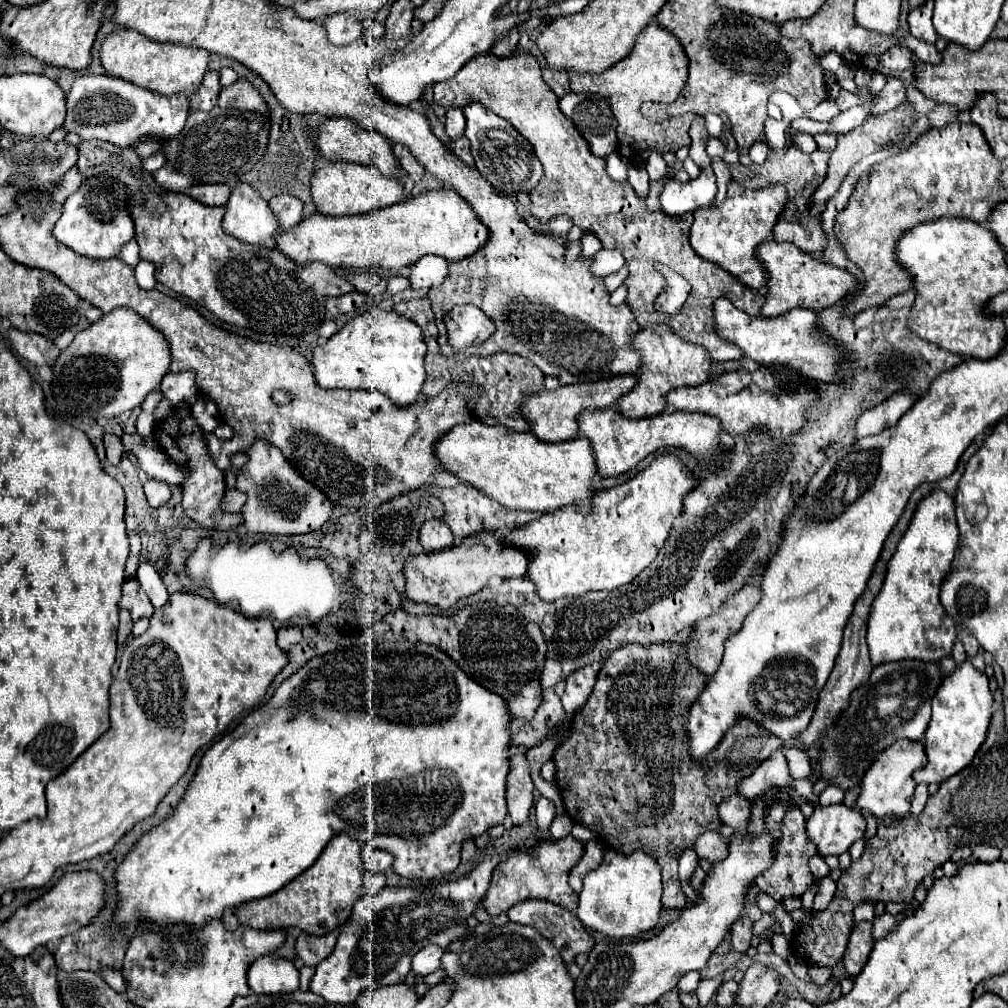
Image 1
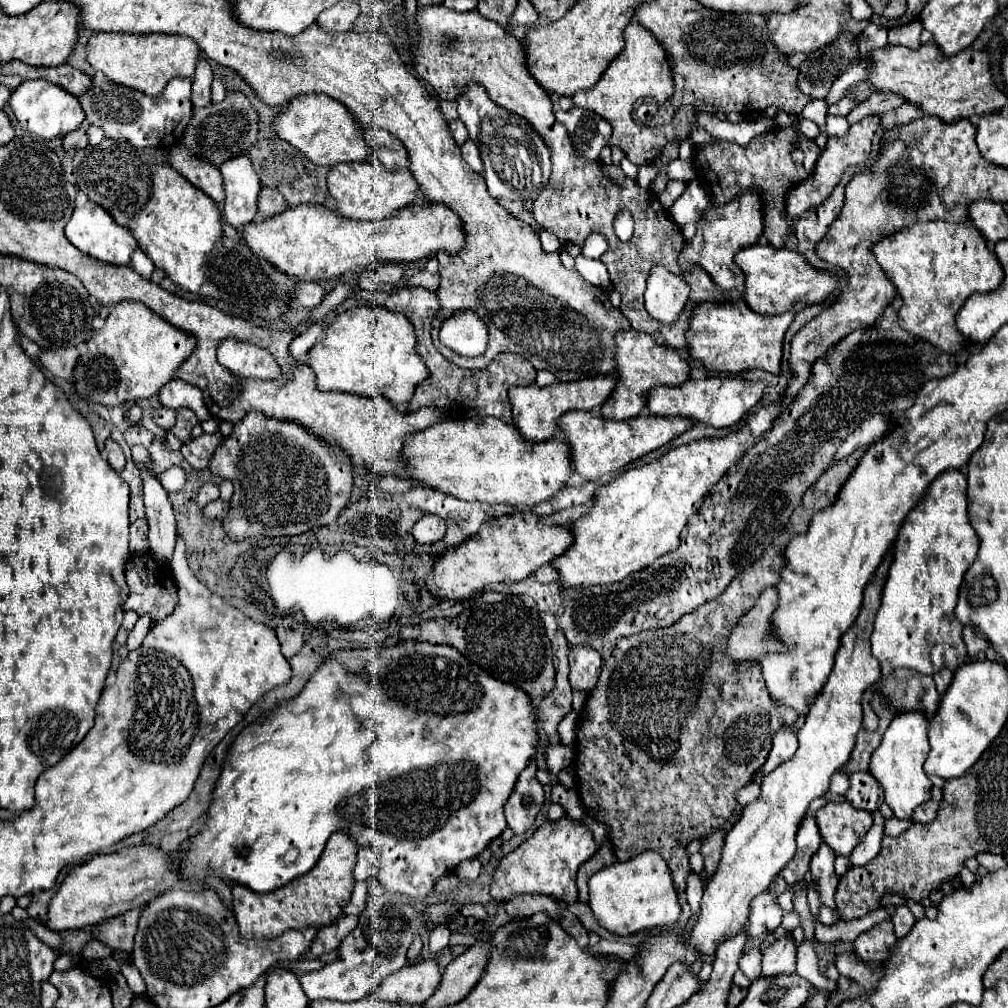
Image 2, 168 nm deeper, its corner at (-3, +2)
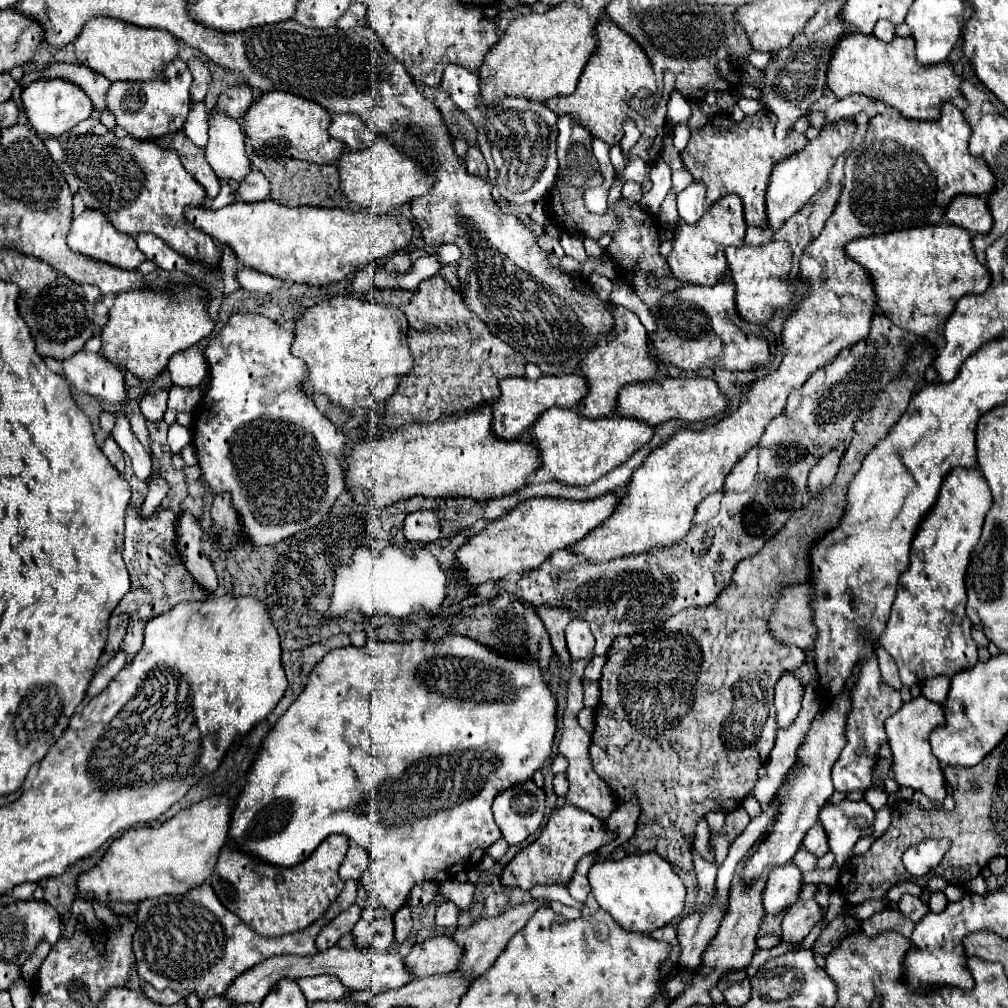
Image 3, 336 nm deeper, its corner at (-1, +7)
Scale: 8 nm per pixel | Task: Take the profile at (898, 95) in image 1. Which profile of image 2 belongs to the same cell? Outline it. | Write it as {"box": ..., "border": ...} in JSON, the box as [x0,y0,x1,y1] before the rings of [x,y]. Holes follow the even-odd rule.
{"box":[847,93,905,123],"border":[[[873,93],[867,101],[859,103],[855,109],[849,111],[847,121],[849,123],[857,123],[857,121],[861,121],[867,115],[883,115],[887,111],[897,109],[903,103],[905,103],[903,97],[899,97],[897,93],[895,95],[893,93]]]}

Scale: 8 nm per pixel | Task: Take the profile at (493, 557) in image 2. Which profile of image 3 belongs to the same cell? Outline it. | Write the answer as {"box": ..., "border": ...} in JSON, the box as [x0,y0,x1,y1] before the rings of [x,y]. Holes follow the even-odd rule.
{"box":[455,494,617,586],"border":[[[605,494],[587,502],[563,500],[563,498],[529,498],[523,500],[509,514],[493,520],[477,536],[467,540],[455,554],[459,570],[465,574],[469,586],[483,584],[487,580],[501,580],[511,572],[531,572],[541,566],[553,550],[569,548],[583,540],[591,528],[597,528],[615,510],[617,496]]]}

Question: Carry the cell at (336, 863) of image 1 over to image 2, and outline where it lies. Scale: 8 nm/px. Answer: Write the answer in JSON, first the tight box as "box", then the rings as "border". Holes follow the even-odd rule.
{"box":[233,831,357,939],"border":[[[339,831],[329,837],[317,865],[309,873],[283,885],[281,889],[269,893],[253,893],[249,887],[233,883],[233,913],[239,923],[241,935],[245,939],[273,939],[289,929],[303,931],[307,927],[325,927],[329,923],[335,923],[343,915],[343,907],[351,899],[351,891],[355,885],[353,867],[357,861],[357,851],[357,843],[347,833]]]}

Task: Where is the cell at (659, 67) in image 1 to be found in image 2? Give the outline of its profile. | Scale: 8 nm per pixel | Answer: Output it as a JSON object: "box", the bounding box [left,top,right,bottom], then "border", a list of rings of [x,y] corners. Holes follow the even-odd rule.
{"box":[573,23,689,167],"border":[[[629,23],[623,31],[623,39],[625,39],[623,53],[619,53],[617,59],[609,63],[601,79],[591,89],[575,93],[573,103],[577,107],[599,113],[599,117],[609,121],[613,127],[609,145],[619,147],[625,153],[625,157],[639,167],[643,163],[651,163],[661,153],[667,141],[677,137],[687,139],[689,127],[685,125],[685,121],[681,121],[681,125],[675,123],[675,125],[661,125],[661,127],[643,127],[631,119],[633,103],[643,97],[643,89],[657,91],[657,95],[673,95],[674,83],[671,83],[673,79],[671,79],[671,69],[669,69],[665,49],[661,49],[657,39],[653,39],[653,35],[645,27],[641,27],[639,23]]]}

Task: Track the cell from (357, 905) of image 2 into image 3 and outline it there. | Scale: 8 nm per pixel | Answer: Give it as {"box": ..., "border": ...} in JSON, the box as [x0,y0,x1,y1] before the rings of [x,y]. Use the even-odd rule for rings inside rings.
{"box":[133,880,357,1000],"border":[[[347,880],[343,894],[325,912],[325,916],[311,924],[307,930],[299,930],[279,938],[265,938],[247,928],[241,918],[229,912],[215,896],[211,884],[193,888],[183,896],[159,896],[155,900],[143,900],[137,908],[137,930],[133,934],[133,954],[137,958],[137,972],[141,980],[151,982],[155,990],[171,988],[175,992],[193,992],[199,1000],[209,1000],[221,996],[227,986],[245,970],[255,964],[277,956],[295,954],[311,956],[317,952],[315,936],[319,930],[331,922],[339,912],[355,904],[357,882]]]}

